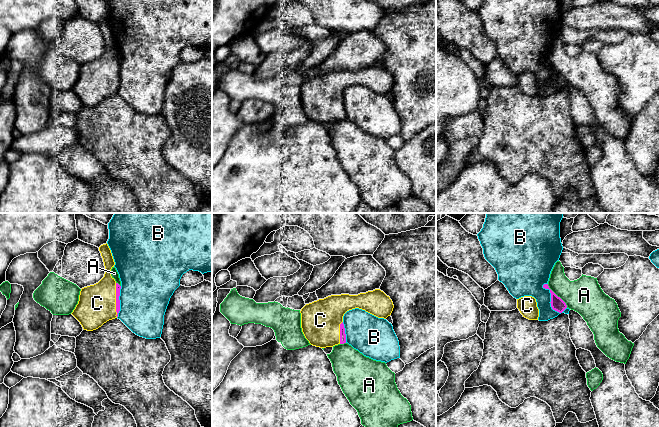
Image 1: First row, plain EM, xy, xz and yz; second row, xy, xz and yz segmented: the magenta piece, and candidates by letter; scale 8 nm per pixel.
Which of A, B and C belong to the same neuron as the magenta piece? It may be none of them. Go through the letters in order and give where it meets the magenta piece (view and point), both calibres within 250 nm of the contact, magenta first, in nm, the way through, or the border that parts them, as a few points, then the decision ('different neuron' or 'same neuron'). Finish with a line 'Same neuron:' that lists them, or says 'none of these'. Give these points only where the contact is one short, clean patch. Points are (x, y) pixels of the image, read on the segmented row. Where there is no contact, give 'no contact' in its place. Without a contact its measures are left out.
A: contact yz (557, 296); calibres 110 and 280 nm; border yz (547, 284), (567, 307); different neuron
B: contact yz (551, 300); calibres 110 and 260 nm; border yz (544, 283), (543, 286), (550, 293), (550, 306), (562, 312); different neuron
C: contact xy (116, 300); calibres 50 and 300 nm; same neuron
Same neuron: C

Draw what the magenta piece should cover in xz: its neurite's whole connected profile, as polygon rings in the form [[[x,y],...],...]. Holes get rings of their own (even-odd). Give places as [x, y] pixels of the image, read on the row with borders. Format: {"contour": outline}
{"contour": [[[380,289],[358,295],[331,295],[319,299],[306,304],[300,311],[305,338],[311,345],[320,348],[346,343],[343,316],[355,308],[386,319],[391,315],[394,305],[390,297]]]}

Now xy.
{"contour": [[[108,244],[99,247],[105,266],[104,277],[96,284],[80,291],[79,301],[71,313],[84,330],[93,331],[118,317],[121,286],[111,276],[115,262]]]}

